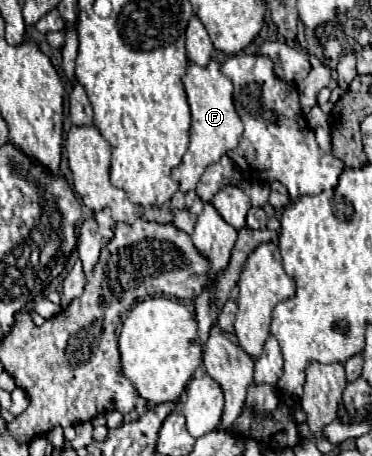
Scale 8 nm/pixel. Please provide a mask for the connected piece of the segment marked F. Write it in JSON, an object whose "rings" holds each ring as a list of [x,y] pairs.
{"rings":[[[211,58],[205,68],[189,62],[187,74],[183,76],[183,88],[191,108],[191,144],[183,156],[181,168],[177,166],[173,170],[173,180],[179,182],[181,192],[189,192],[197,186],[203,170],[209,164],[215,164],[223,154],[237,146],[243,132],[243,122],[233,106],[233,82],[221,74],[215,58]]]}

